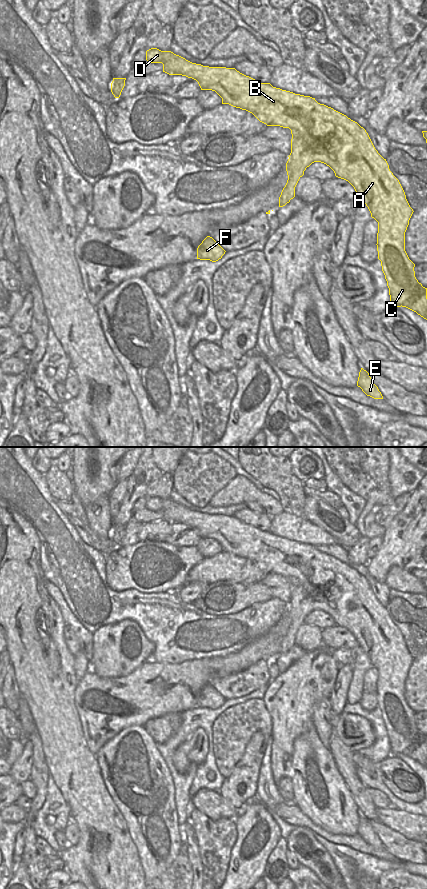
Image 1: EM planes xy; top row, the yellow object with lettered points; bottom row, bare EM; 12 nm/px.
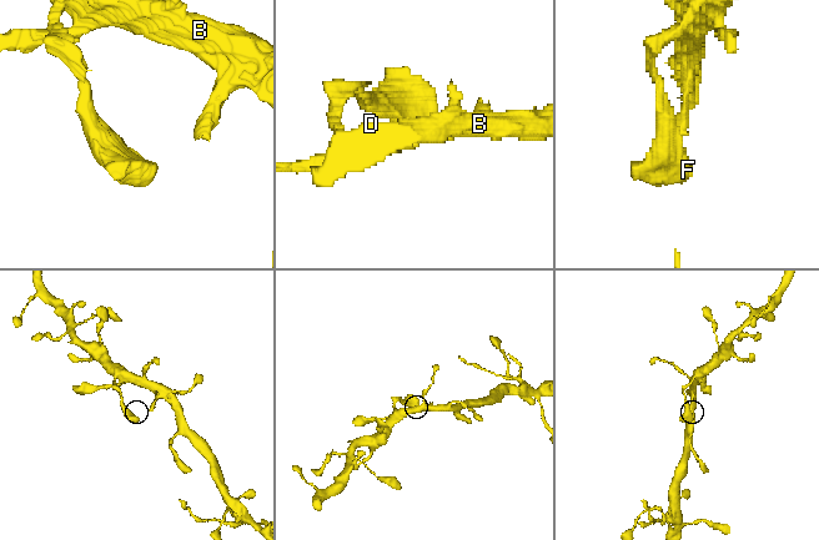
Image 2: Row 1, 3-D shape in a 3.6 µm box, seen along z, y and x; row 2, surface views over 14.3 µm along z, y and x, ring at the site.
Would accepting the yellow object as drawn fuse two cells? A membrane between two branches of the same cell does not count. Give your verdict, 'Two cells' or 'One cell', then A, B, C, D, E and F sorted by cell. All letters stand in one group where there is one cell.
One cell. Groups: A B C D E F

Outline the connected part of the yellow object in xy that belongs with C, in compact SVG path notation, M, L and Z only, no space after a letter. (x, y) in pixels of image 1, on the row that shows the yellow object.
M157 48L146 51L146 60L162 63L163 72L169 75L182 75L196 80L201 90L215 91L222 98L222 104L246 110L267 126L291 130L291 153L286 163L288 180L279 197L279 207L285 206L295 197L299 179L314 162L326 164L336 177L348 181L368 207L371 217L378 222L376 245L389 288L390 307L406 307L427 320L427 288L416 279L415 264L405 251L405 232L414 211L399 180L390 171L386 159L375 149L363 127L333 108L318 103L315 98L282 90L270 83L261 83L235 68L203 66Z

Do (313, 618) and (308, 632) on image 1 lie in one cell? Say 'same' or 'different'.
different

